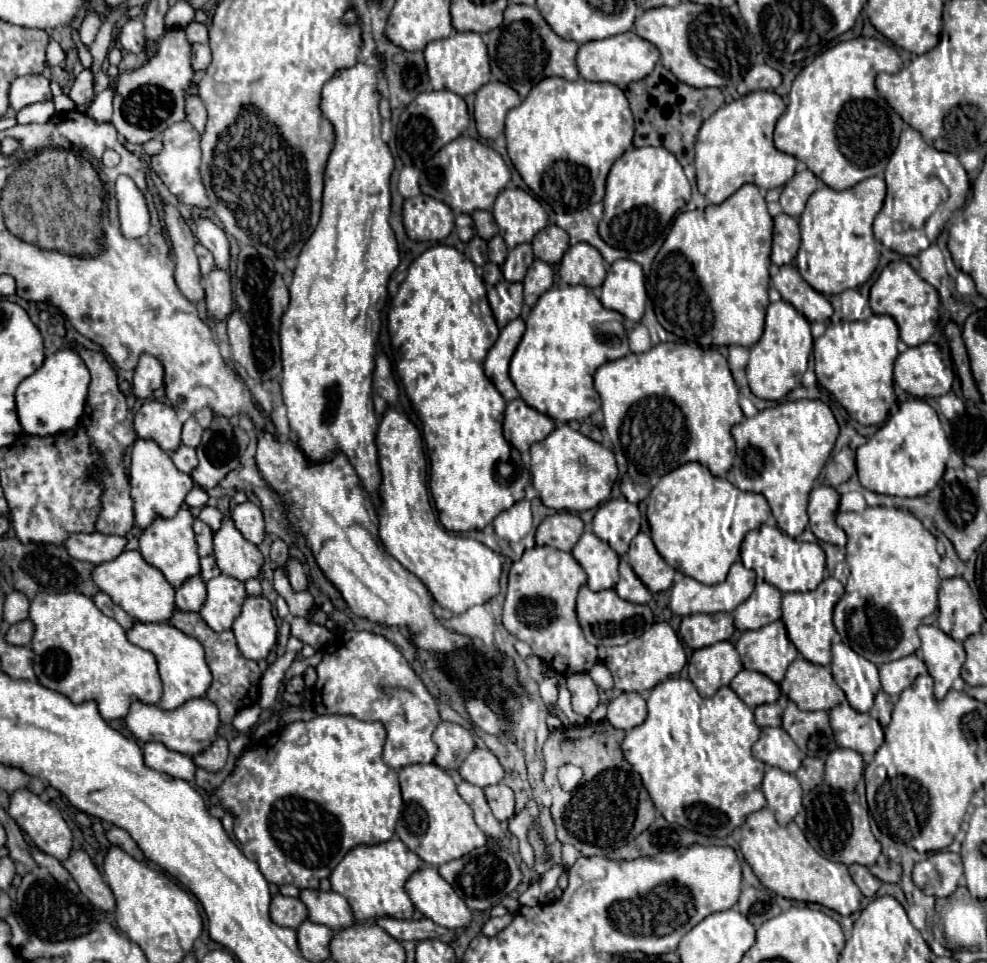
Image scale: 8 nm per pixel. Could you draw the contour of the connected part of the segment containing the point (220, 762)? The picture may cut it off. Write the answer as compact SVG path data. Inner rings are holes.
M218 736L204 752L194 756L194 762L198 766L206 768L208 772L220 772L224 768L226 760L228 760L228 742L222 736Z

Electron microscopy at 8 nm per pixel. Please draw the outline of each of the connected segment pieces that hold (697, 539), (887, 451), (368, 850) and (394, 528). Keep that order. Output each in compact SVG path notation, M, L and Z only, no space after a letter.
M684 464L662 476L652 488L646 516L656 550L674 570L702 584L720 584L740 556L746 532L766 522L770 506L762 494L740 492L726 478L712 476L702 464Z
M912 398L902 402L898 406L898 412L892 414L882 424L882 428L856 450L858 478L864 488L878 494L904 498L922 496L938 484L940 476L944 474L948 454L950 444L936 410L924 400Z
M392 838L388 842L380 842L372 846L360 844L352 848L332 870L330 884L334 892L342 894L348 900L352 914L358 922L364 922L368 918L382 918L382 916L408 920L412 918L414 904L404 892L404 882L422 864L424 862L412 850L408 850L400 838Z
M392 406L386 408L384 416L380 418L380 426L376 432L376 448L378 448L378 466L380 466L380 488L378 488L378 506L376 506L376 516L378 516L378 534L386 550L412 574L416 574L434 600L450 610L452 614L462 614L470 606L484 604L486 600L494 598L498 594L498 578L502 572L502 556L492 552L488 546L480 544L478 540L466 535L448 532L444 526L438 524L438 518L430 506L428 498L428 460L424 452L424 440L419 428L404 414L394 410Z

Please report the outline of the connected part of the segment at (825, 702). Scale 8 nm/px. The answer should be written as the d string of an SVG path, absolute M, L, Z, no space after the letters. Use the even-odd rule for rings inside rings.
M796 658L790 664L780 688L798 708L804 710L828 712L836 704L844 702L842 690L834 682L830 668L812 664L804 658Z

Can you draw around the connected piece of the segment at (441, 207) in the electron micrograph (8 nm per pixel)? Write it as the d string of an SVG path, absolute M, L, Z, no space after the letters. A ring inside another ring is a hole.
M418 194L414 198L404 200L404 228L412 240L418 242L442 242L454 228L454 212L440 200L432 196Z

